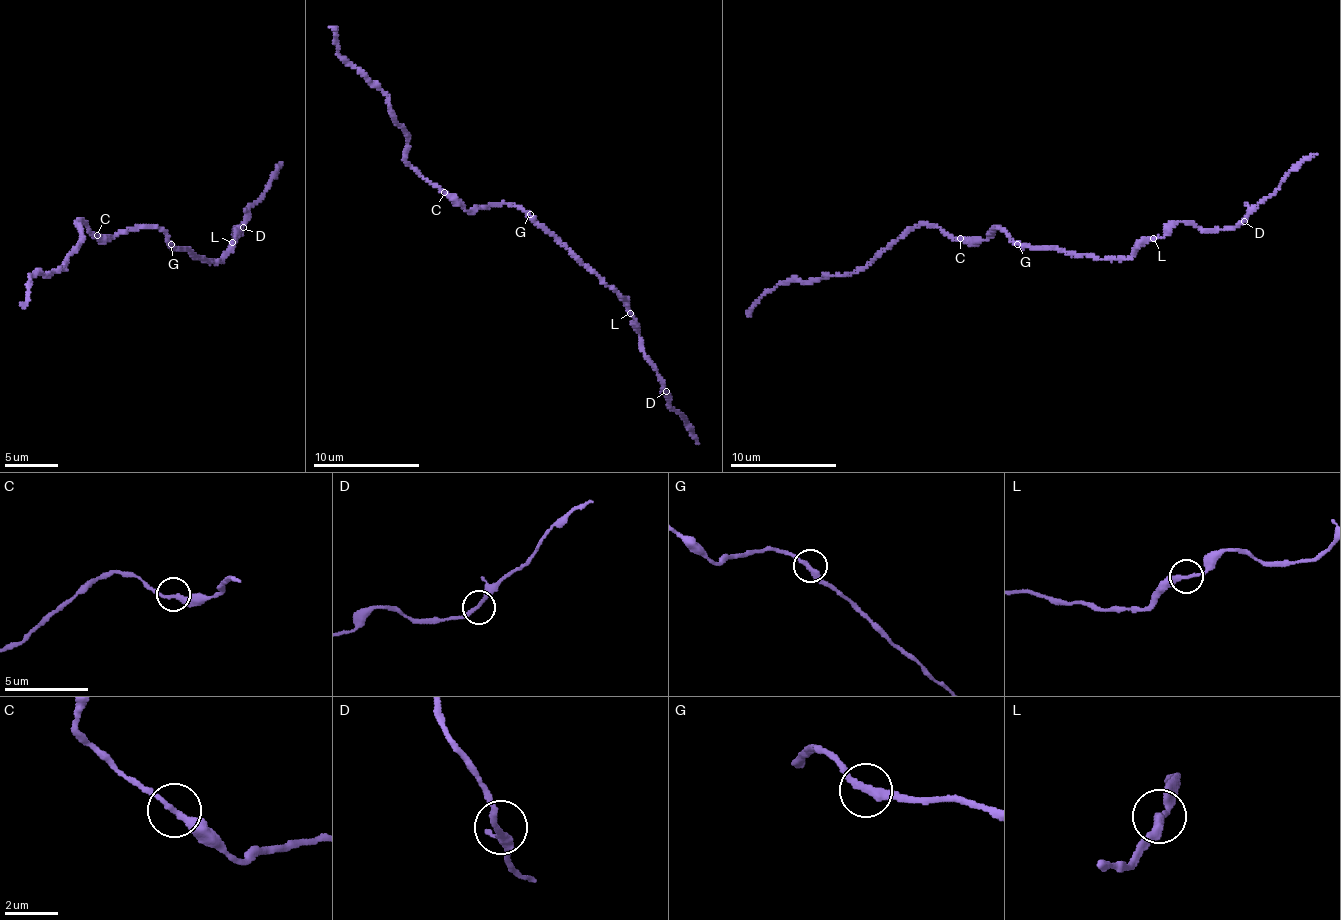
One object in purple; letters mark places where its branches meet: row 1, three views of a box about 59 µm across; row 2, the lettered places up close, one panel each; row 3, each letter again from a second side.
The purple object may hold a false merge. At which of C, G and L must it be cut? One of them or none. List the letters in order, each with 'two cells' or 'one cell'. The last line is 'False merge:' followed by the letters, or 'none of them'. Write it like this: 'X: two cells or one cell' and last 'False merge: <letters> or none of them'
C: one cell
G: one cell
L: two cells
False merge: L

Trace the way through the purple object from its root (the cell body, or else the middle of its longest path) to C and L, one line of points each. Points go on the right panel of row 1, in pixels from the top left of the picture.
C: (1016, 241), (1000, 228), (990, 229), (990, 237), (984, 240), (960, 238)
L: (1016, 241), (1028, 247), (1055, 246), (1102, 259), (1124, 259), (1141, 243), (1154, 238)

